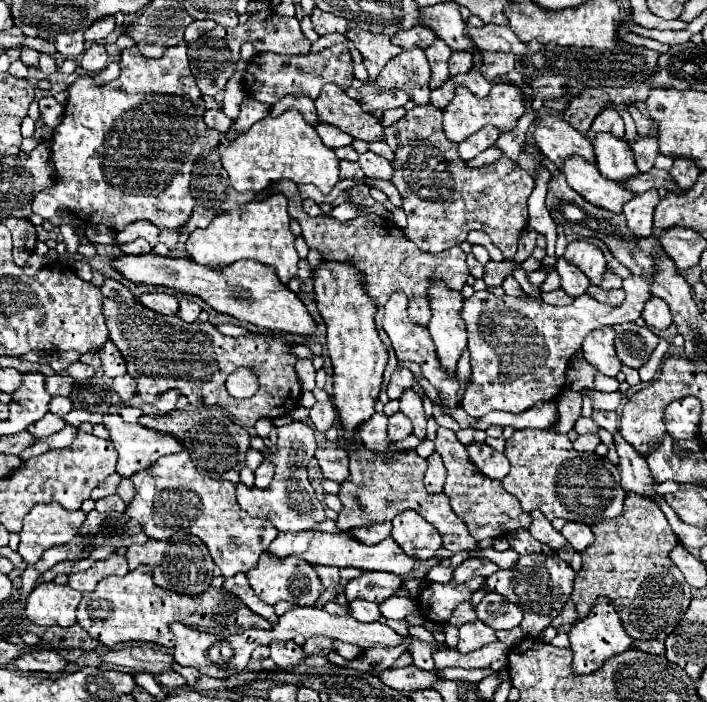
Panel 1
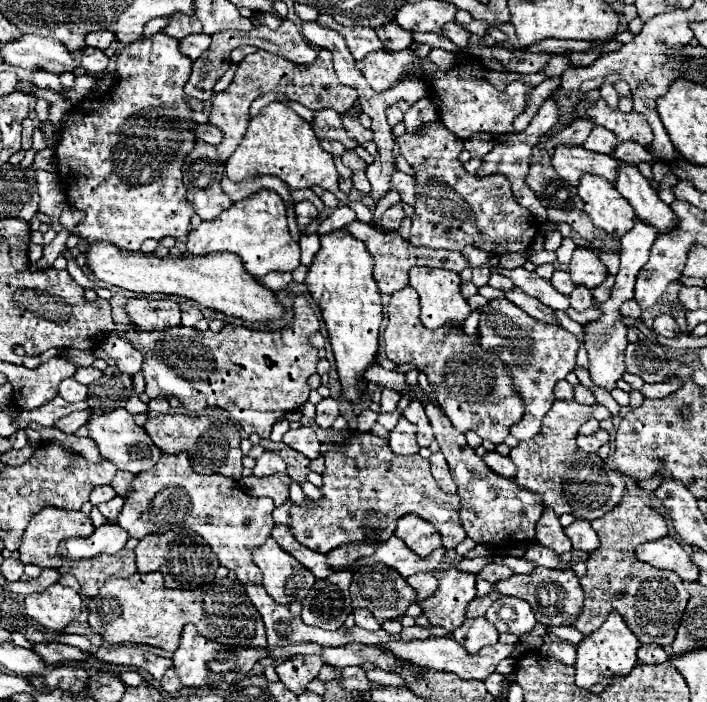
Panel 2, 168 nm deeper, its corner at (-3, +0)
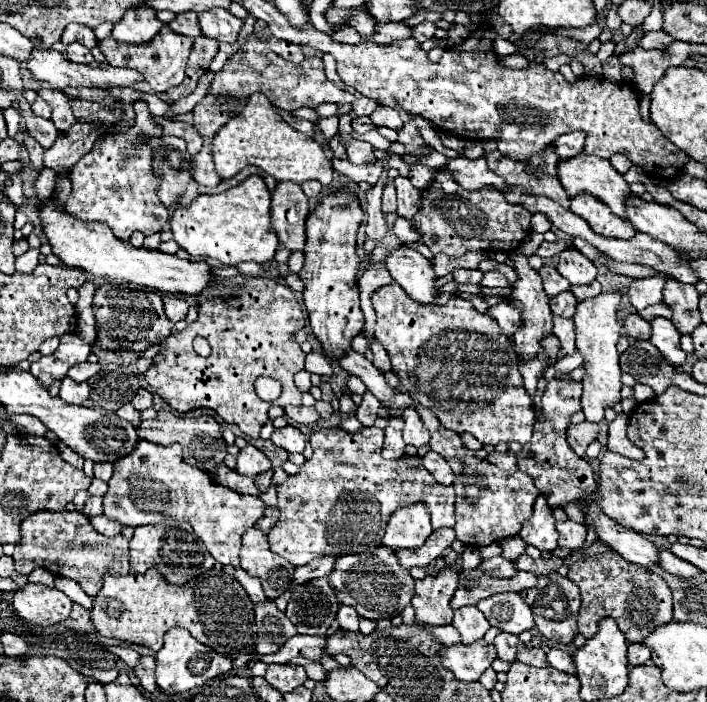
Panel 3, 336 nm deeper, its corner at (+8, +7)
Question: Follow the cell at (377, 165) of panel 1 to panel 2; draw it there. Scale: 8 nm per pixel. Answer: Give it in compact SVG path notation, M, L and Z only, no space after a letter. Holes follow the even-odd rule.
M394 170L390 176L390 184L392 184L392 190L396 190L406 204L414 206L414 178L412 176L400 170Z

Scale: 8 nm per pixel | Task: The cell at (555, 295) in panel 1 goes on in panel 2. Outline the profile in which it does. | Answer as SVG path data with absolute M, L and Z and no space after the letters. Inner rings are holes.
M498 268L498 272L508 276L508 278L512 278L518 288L522 288L526 294L538 298L542 304L546 304L546 306L550 306L554 310L568 310L570 308L568 296L556 292L552 288L552 284L548 280L540 278L536 272L528 272L524 268L514 268L514 270Z

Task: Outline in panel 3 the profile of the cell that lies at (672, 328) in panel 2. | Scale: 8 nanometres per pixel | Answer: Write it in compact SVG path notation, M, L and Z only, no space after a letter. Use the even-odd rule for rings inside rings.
M659 317L651 321L651 329L653 329L653 335L649 341L659 349L665 361L669 361L673 367L681 367L685 363L687 353L679 345L681 335L677 333L677 329L673 329L673 323L669 319Z

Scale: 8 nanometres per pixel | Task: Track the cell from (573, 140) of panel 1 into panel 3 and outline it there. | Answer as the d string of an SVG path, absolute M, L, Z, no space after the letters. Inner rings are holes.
M583 153L567 159L567 161L559 161L559 181L563 185L563 189L567 191L567 195L573 199L581 193L589 193L593 197L597 197L599 201L603 201L615 215L625 219L625 201L631 195L631 189L627 185L627 181L623 179L623 175L619 175L611 163L607 159L599 159L599 157L585 157Z

